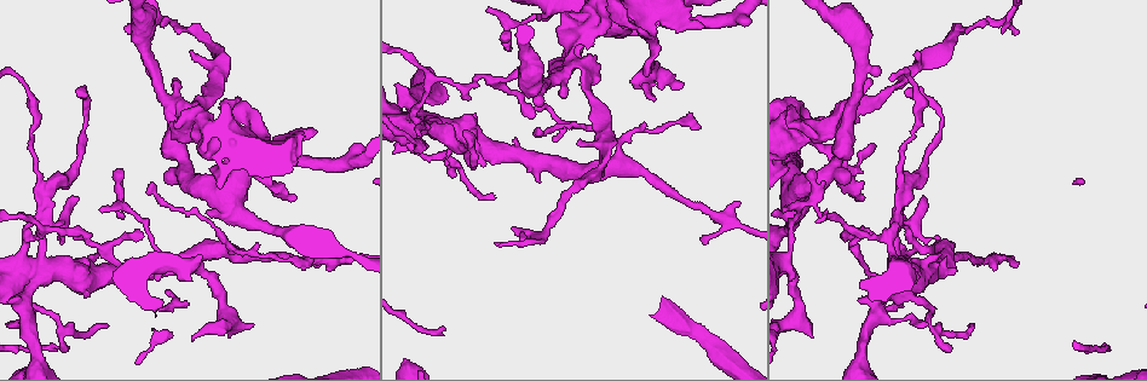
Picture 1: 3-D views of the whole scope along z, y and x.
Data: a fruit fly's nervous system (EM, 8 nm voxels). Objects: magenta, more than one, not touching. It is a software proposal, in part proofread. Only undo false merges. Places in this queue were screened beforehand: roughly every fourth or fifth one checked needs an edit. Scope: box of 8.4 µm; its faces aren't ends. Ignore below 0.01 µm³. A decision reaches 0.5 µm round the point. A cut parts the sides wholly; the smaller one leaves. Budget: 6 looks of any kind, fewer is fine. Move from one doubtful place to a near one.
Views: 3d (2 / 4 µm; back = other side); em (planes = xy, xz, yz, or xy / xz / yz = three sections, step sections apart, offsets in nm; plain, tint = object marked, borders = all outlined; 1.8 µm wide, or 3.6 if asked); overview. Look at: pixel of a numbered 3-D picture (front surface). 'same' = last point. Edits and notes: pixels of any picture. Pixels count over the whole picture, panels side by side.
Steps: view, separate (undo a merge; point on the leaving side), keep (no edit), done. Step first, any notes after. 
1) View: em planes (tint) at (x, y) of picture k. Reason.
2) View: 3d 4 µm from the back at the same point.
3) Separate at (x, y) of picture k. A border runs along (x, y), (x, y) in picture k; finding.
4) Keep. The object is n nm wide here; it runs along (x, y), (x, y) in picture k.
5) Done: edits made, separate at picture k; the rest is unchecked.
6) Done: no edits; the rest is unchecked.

View: 3d 2 µm from the back at (957, 255) of picture 1. Thick turns thin.

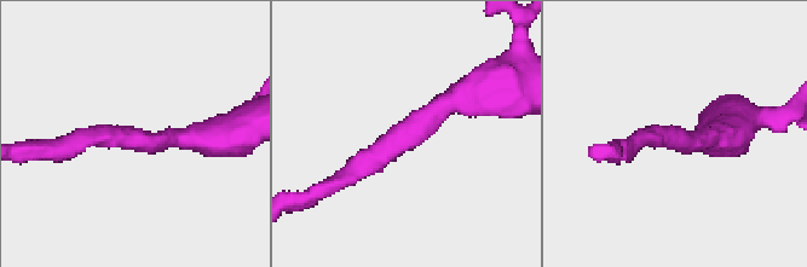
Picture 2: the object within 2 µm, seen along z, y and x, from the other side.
View: em yz step 8 (tint) at (125, 135) of picture 2. Shape alone is not enough.

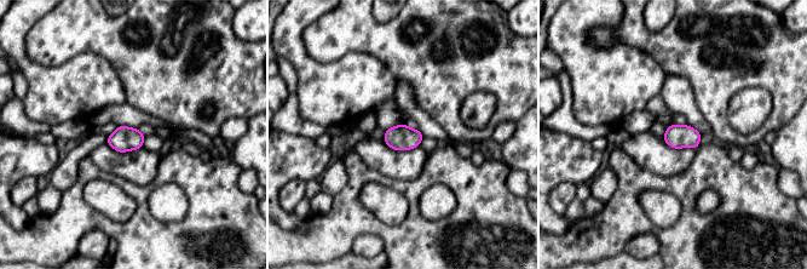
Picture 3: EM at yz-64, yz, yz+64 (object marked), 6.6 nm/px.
View: em planes (tint) at the same point. Another direction.

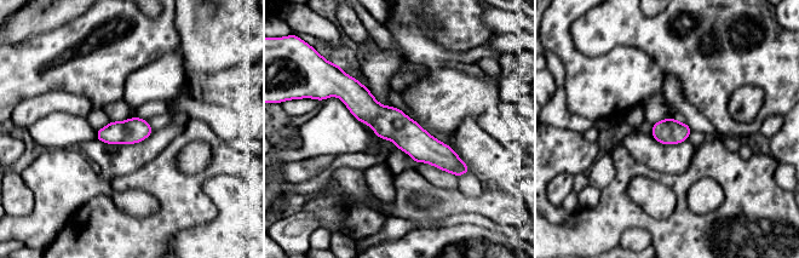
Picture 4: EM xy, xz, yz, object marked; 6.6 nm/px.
Keep. One neuron here.

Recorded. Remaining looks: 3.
View: em planes (tint) at (43, 269) of picture 1.

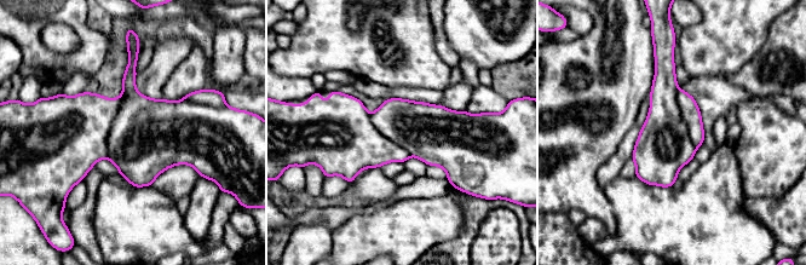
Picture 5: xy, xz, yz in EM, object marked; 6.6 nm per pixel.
Separate at (74, 130) of picture 5. The object is 400 nm wide here; the part that leaves runs along (680, 93), (689, 107), (697, 143) in picture 5; a second neuron is stuck on.

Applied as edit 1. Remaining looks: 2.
View: em yz step 4 (tint) at (814, 198) of picture 1. Abrupt turn.

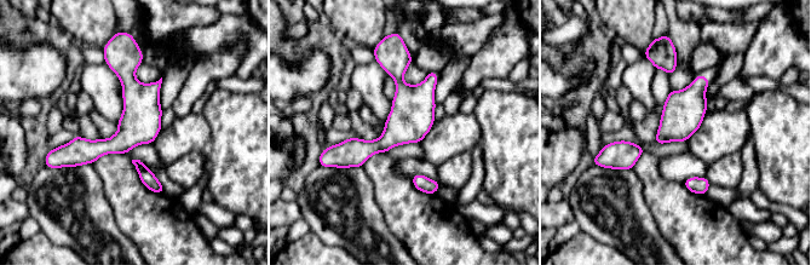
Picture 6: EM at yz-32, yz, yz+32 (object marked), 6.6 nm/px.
View: em xz step 4 (borders) at the same point. Another direction.

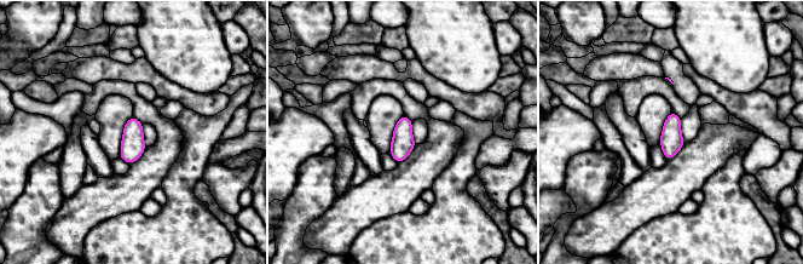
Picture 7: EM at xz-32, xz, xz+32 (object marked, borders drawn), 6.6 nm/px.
Keep. Continuous, no second neuron.

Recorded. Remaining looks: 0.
Done: edits made, separate at picture 5; the rest is unchecked.

